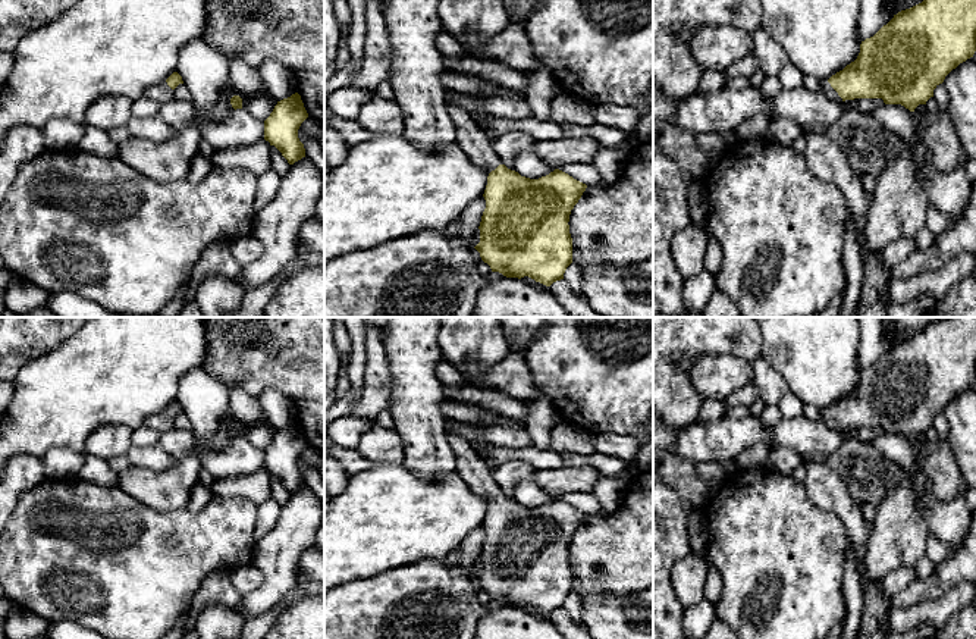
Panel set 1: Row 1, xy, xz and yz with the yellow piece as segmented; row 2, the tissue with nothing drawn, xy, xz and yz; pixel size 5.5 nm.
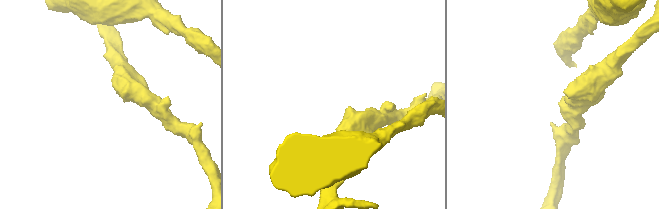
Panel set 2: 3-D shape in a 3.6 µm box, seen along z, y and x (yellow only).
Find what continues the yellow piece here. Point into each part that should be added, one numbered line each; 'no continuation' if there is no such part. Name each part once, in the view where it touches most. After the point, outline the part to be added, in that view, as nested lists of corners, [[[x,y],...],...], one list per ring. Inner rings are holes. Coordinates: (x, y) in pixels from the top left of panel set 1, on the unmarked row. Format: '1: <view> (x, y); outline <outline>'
1: yz (827, 419); outline [[[822,408],[822,414],[819,419],[819,423],[826,425],[829,429],[835,430],[835,432],[842,432],[842,427],[838,425],[838,422],[831,416],[831,413],[828,411],[828,408]]]

